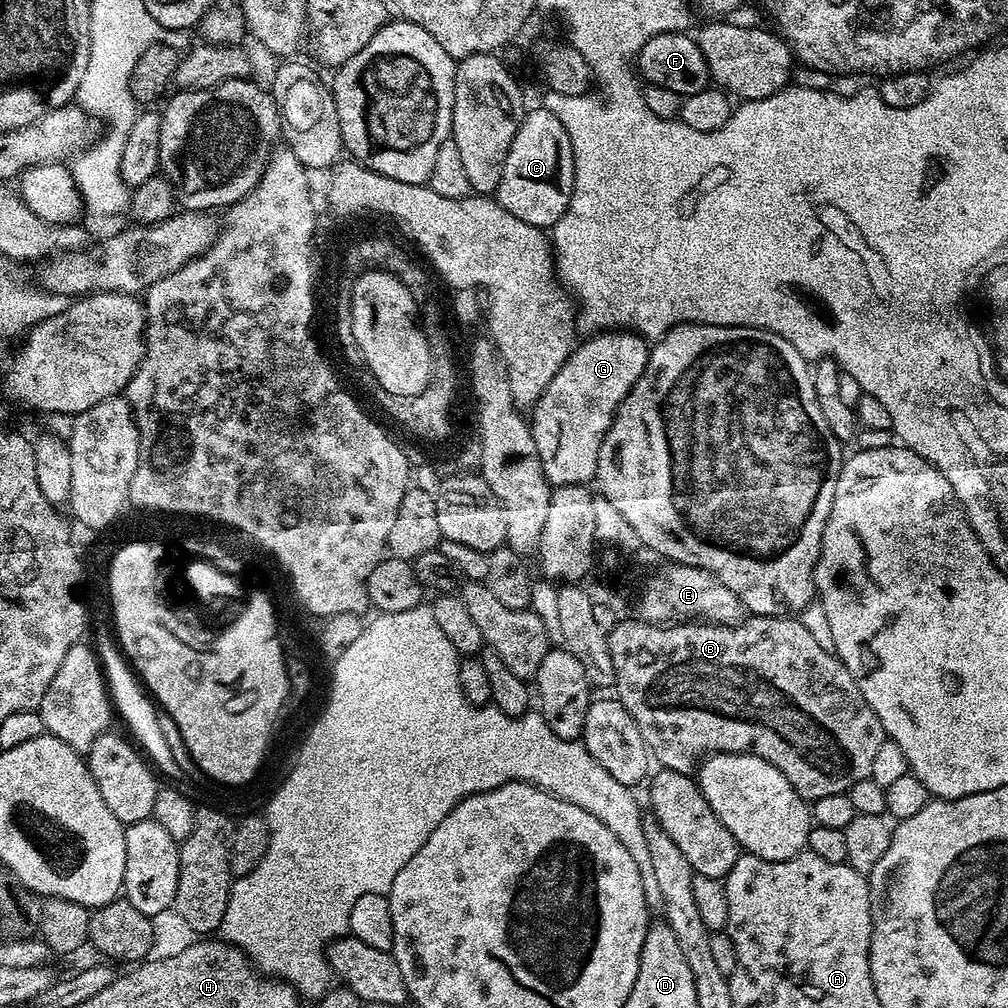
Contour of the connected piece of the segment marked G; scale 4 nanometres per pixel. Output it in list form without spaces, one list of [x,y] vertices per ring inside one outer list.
[[[600,330],[592,334],[585,344],[575,345],[574,351],[568,356],[568,361],[558,370],[558,374],[554,374],[550,386],[530,412],[534,446],[538,446],[542,470],[549,484],[587,485],[588,479],[591,481],[595,477],[604,435],[610,430],[612,419],[620,409],[620,403],[630,394],[638,378],[642,378],[648,365],[649,351],[649,341],[631,330]]]

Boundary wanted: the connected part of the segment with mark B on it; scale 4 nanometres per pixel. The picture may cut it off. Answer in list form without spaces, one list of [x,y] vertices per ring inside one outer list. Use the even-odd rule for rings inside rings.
[[[752,614],[747,618],[741,619],[733,625],[705,624],[703,622],[651,624],[639,618],[633,618],[633,620],[620,618],[614,628],[607,631],[610,659],[614,662],[614,674],[616,675],[615,695],[622,702],[622,706],[626,706],[626,710],[630,710],[634,722],[638,722],[638,730],[642,730],[642,738],[646,742],[649,753],[655,759],[657,756],[664,763],[661,765],[669,772],[692,774],[697,771],[698,761],[705,754],[751,752],[753,756],[760,756],[766,762],[770,762],[770,766],[782,770],[782,774],[786,774],[786,782],[790,782],[790,786],[794,786],[796,793],[805,802],[815,802],[818,798],[828,797],[829,794],[847,793],[848,789],[854,786],[854,782],[869,779],[872,775],[878,746],[882,746],[886,737],[878,714],[874,714],[874,710],[870,710],[870,706],[866,702],[862,690],[854,682],[850,670],[846,670],[846,666],[835,651],[818,646],[818,641],[810,635],[810,630],[806,630],[806,626],[802,626],[800,619],[793,618],[788,614],[782,616]]]

